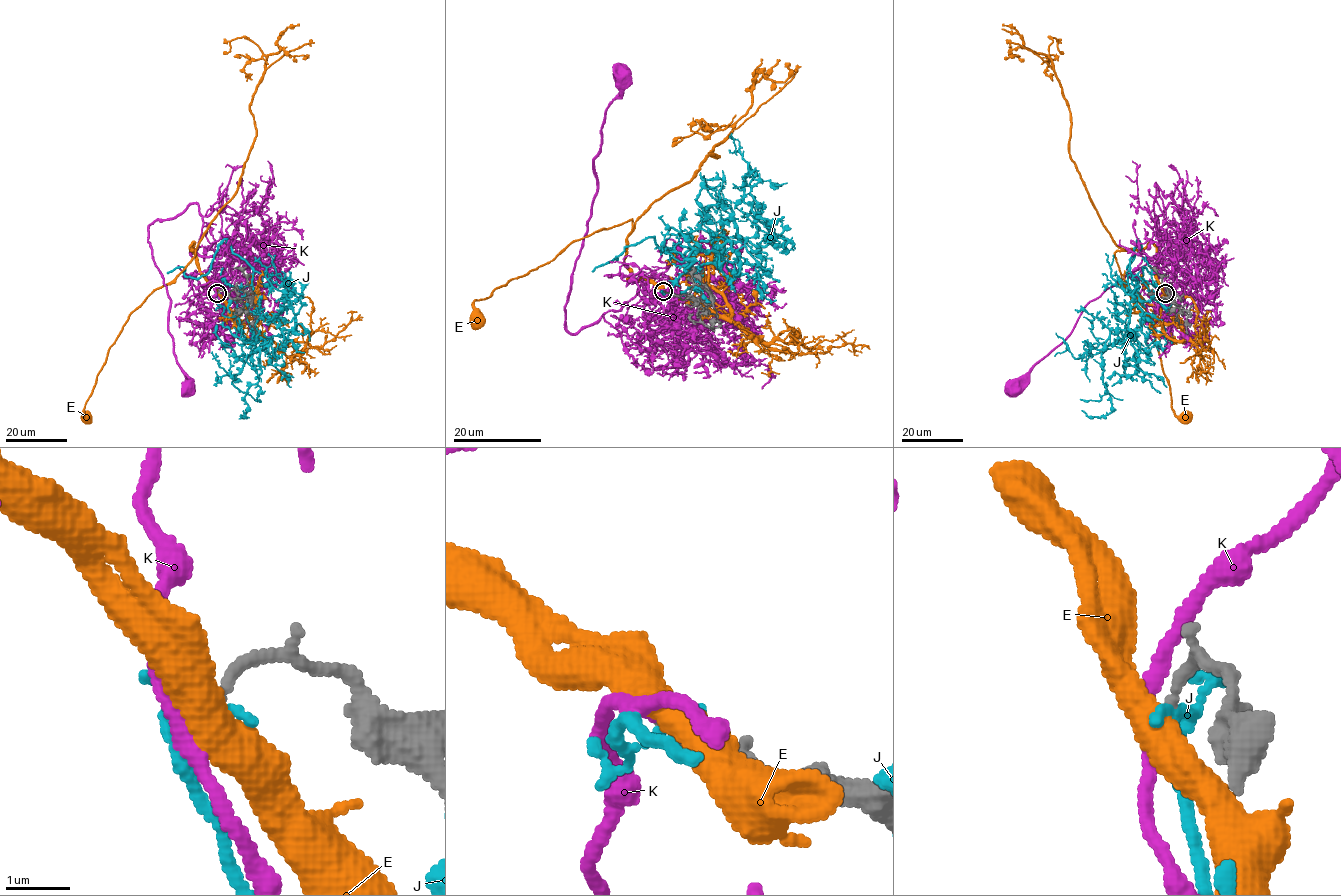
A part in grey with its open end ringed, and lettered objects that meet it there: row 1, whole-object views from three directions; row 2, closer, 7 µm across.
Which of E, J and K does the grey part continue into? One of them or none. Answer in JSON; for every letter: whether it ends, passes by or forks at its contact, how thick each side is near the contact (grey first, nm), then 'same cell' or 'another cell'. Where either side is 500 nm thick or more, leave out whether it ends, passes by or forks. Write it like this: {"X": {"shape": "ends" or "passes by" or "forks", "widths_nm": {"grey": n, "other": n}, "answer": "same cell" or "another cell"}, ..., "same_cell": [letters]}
{"E": {"widths_nm": {"grey": 170, "other": 500}, "answer": "another cell"}, "J": {"shape": "passes by", "widths_nm": {"grey": 170, "other": 130}, "answer": "another cell"}, "K": {"shape": "passes by", "widths_nm": {"grey": 170, "other": 220}, "answer": "same cell"}, "same_cell": ["K"]}

